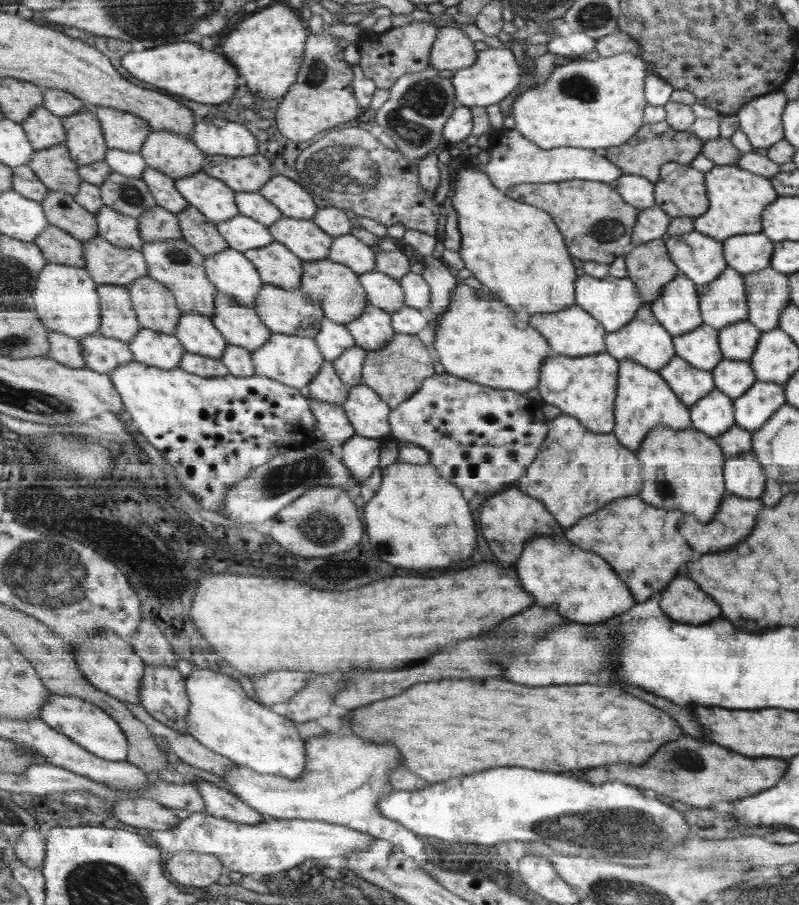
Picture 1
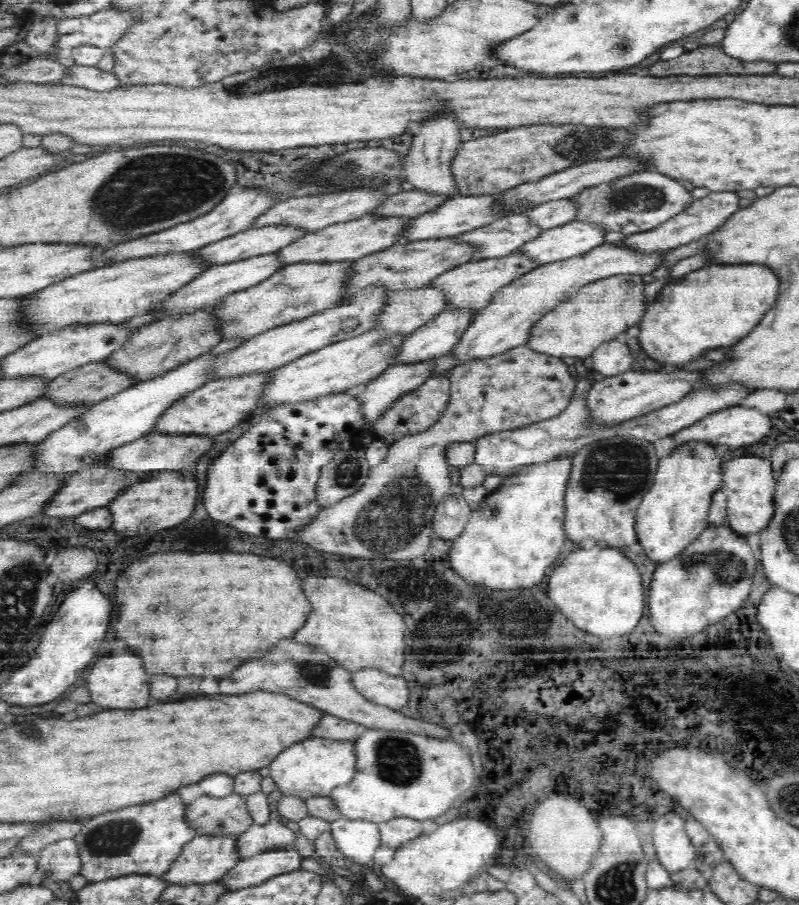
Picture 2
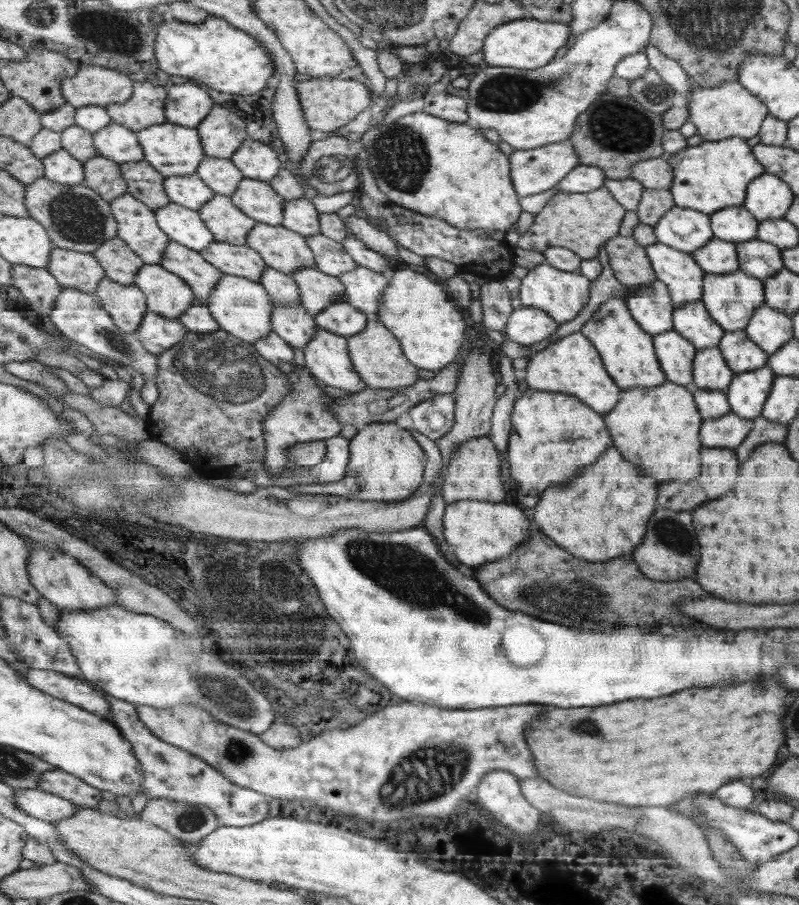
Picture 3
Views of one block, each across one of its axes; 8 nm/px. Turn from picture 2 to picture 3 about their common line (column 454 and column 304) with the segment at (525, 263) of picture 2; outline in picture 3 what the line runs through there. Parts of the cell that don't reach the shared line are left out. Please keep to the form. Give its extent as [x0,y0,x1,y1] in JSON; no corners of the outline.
[290,267,345,316]

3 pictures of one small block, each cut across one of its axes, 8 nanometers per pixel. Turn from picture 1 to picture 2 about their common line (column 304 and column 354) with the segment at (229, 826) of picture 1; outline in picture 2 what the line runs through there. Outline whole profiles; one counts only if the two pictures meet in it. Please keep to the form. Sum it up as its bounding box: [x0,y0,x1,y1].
[330,817,381,864]

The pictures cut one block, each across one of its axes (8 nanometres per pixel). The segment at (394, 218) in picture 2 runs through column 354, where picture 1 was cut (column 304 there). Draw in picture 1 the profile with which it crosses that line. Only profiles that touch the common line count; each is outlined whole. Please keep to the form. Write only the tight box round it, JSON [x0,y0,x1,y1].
[269,215,333,261]

